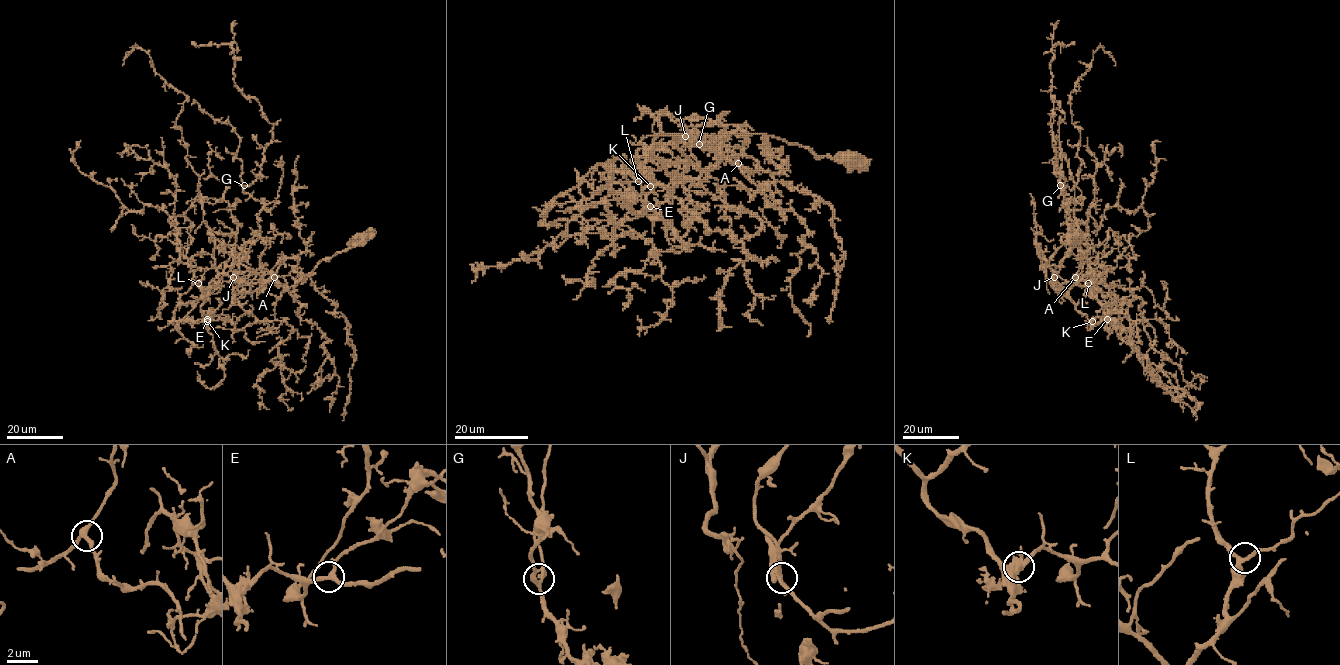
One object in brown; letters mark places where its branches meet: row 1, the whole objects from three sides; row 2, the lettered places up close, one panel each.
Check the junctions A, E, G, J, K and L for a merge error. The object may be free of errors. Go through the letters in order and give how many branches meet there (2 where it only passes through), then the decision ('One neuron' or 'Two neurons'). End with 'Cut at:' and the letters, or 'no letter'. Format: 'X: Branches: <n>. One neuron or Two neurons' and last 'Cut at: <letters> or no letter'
A: Branches: 3. One neuron
E: Branches: 4. One neuron
G: Branches: 4. One neuron
J: Branches: 4. One neuron
K: Branches: 4. One neuron
L: Branches: 3. One neuron
Cut at: no letter

